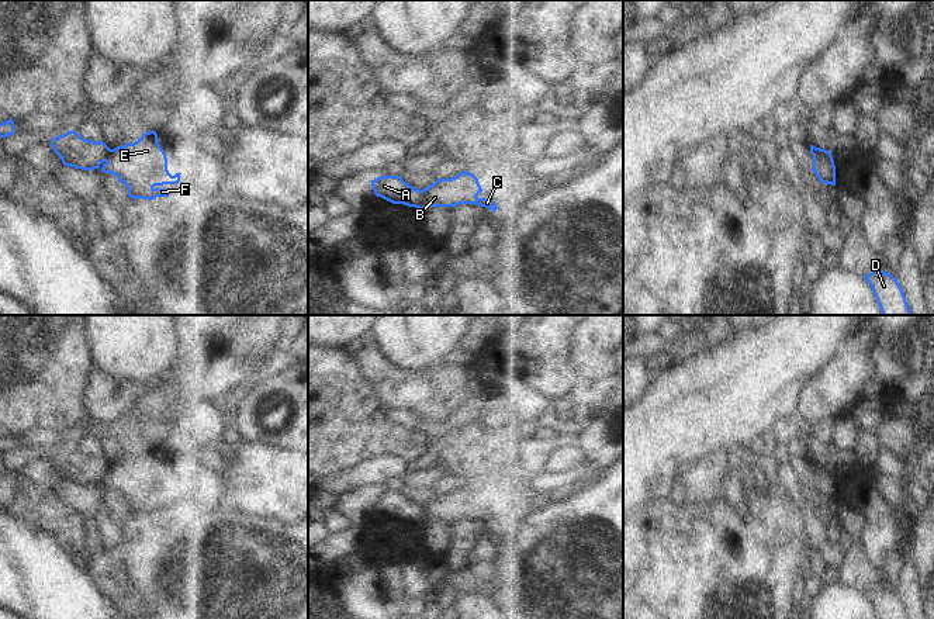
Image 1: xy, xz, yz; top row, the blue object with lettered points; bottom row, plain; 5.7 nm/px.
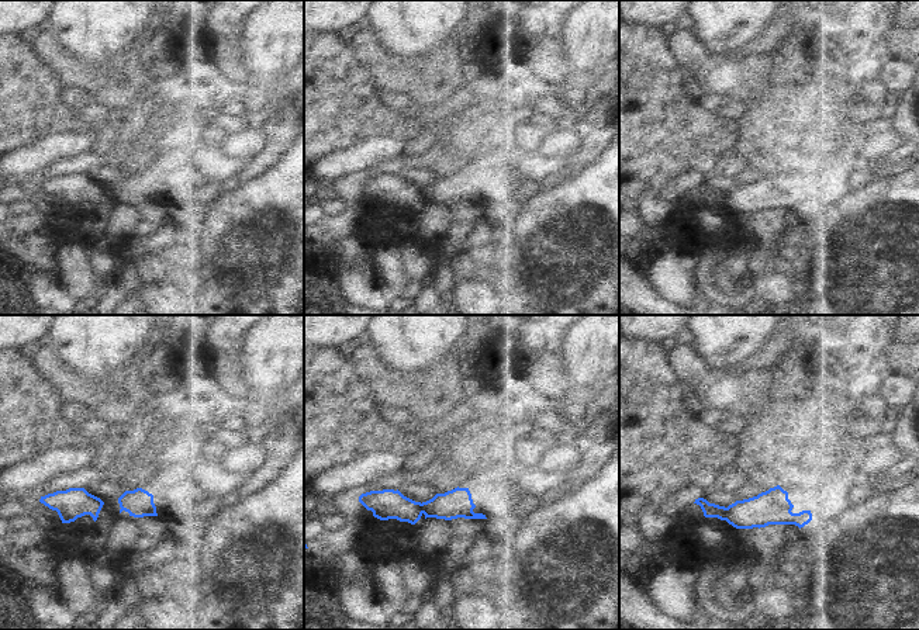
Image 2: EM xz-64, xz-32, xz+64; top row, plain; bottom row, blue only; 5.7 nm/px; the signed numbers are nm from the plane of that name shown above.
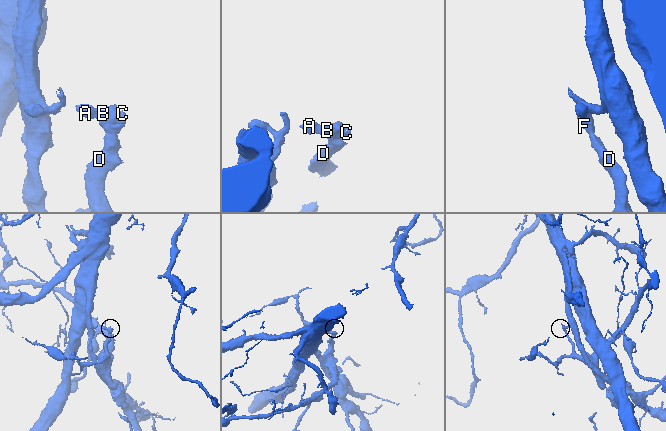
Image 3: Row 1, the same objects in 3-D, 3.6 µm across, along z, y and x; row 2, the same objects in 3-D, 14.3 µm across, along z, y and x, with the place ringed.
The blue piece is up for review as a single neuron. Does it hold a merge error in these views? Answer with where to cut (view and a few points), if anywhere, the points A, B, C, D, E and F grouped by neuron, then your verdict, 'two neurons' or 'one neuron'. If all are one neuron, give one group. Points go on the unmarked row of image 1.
cut in xz along (421, 505), (422, 524); A / B C D E F; two neurons

